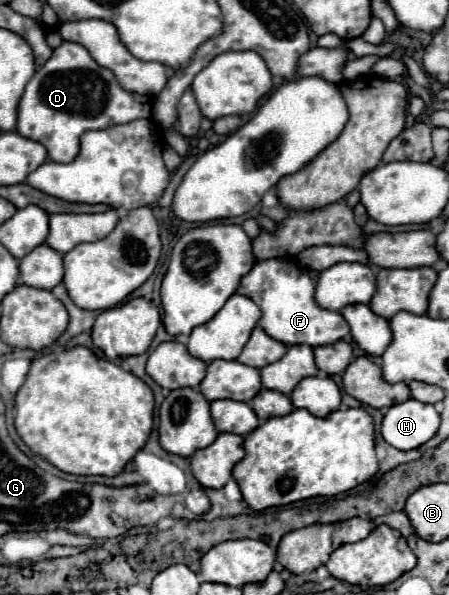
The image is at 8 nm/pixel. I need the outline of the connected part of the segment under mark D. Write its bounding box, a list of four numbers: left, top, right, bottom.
[17,42,151,162]

